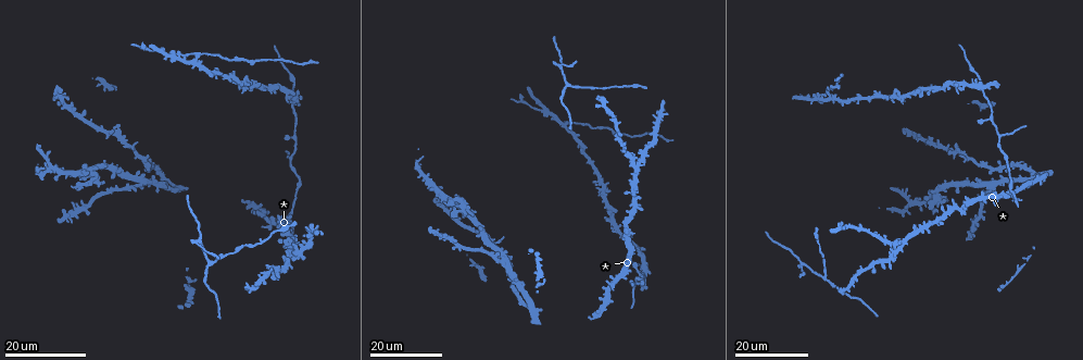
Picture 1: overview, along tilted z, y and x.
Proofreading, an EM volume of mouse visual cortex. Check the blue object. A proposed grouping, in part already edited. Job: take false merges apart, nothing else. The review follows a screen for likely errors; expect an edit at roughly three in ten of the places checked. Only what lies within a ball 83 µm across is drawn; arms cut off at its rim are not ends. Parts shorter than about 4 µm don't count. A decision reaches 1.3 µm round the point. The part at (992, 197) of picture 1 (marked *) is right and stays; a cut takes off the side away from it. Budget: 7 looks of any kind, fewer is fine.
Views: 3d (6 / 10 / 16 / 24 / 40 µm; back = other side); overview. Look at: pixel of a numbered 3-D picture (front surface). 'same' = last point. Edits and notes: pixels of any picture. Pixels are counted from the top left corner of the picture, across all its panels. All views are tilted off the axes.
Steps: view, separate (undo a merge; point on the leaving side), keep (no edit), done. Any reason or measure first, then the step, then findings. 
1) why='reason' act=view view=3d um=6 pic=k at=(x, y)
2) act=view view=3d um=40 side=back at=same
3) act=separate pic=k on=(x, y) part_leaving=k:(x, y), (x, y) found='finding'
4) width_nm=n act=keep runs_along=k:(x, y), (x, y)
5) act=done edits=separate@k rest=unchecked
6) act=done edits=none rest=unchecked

act=view view=3d um=24 pic=1 at=(269, 224)

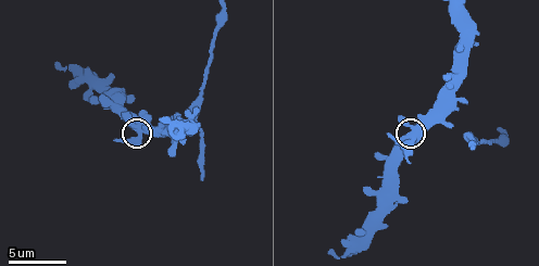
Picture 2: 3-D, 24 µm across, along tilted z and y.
why='zoom in' act=view view=3d um=10 pic=2 at=(412, 137)

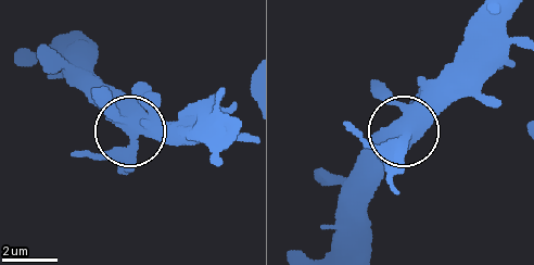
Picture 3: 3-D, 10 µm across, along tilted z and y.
act=keep runs_along=3:(218, 129), (172, 143), (138, 131), (118, 150), (86, 155) found='all the same neuron'

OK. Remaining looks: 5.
why='three arms meet' act=view view=3d um=16 pic=1 at=(982, 91)

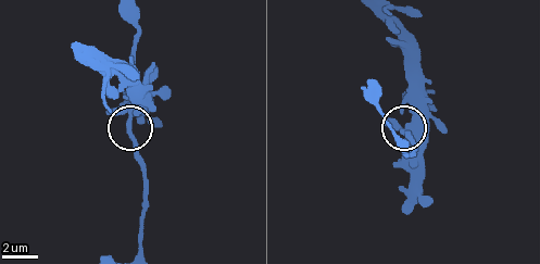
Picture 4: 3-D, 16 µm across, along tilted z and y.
act=view view=3d um=6 pic=4 at=(127, 118)

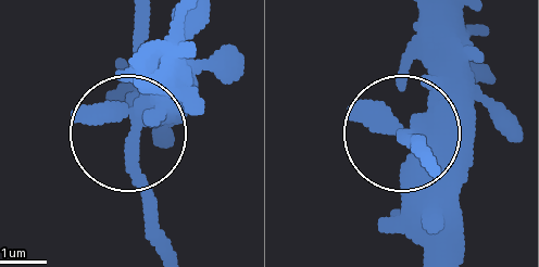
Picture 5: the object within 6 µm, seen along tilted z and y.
side_arm_um=5 arms=3 act=keep found='all the same neuron'

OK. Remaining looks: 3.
why='small branch off a trunk' act=view view=3d um=24 pic=1 at=(198, 51)

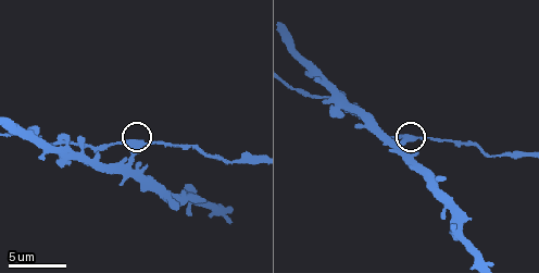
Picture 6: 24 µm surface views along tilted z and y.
why='zoom in' act=view view=3d um=6 pic=6 at=(133, 139)

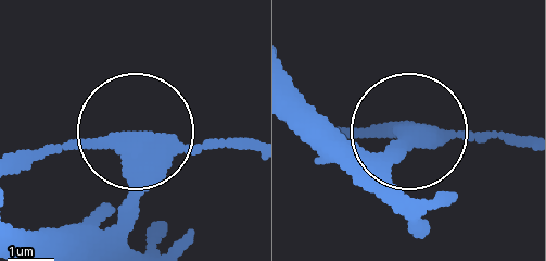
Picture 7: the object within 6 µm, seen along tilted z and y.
side_arm_um=17 act=separate pic=7 on=(83, 147) part_leaving=7:(159, 166), (249, 143) found='two neurons meet here'

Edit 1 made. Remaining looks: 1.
act=done edits=separate@7 rest=unchecked

